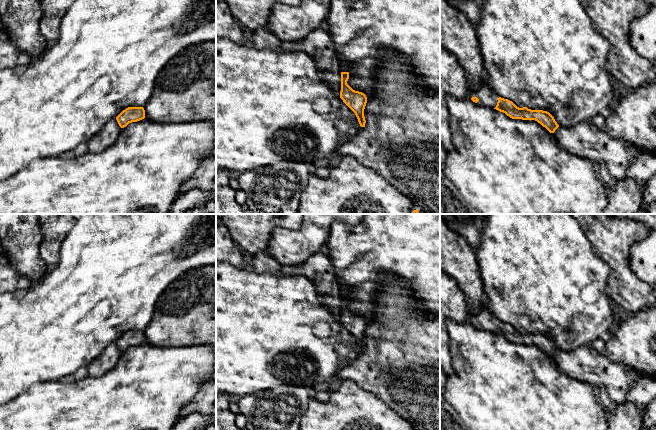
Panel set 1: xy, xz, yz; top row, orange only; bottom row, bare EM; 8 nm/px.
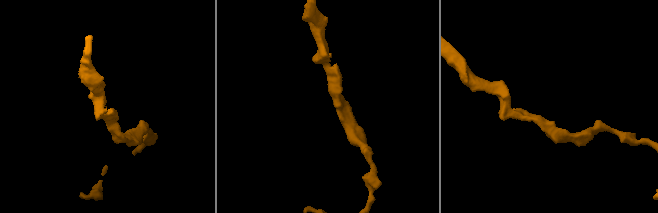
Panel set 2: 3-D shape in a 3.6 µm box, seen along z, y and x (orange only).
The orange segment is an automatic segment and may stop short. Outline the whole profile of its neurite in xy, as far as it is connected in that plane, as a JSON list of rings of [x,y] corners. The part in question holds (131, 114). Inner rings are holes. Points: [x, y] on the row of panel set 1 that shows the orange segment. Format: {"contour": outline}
{"contour": [[[128,107],[123,110],[116,120],[121,128],[126,127],[129,123],[137,122],[145,118],[145,110],[143,107]]]}

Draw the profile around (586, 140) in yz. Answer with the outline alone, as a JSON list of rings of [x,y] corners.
[[[591,121],[573,128],[559,126],[551,136],[560,147],[570,153],[587,158],[596,166],[603,163],[615,179],[625,178],[627,169],[643,151],[629,142],[610,137]]]

